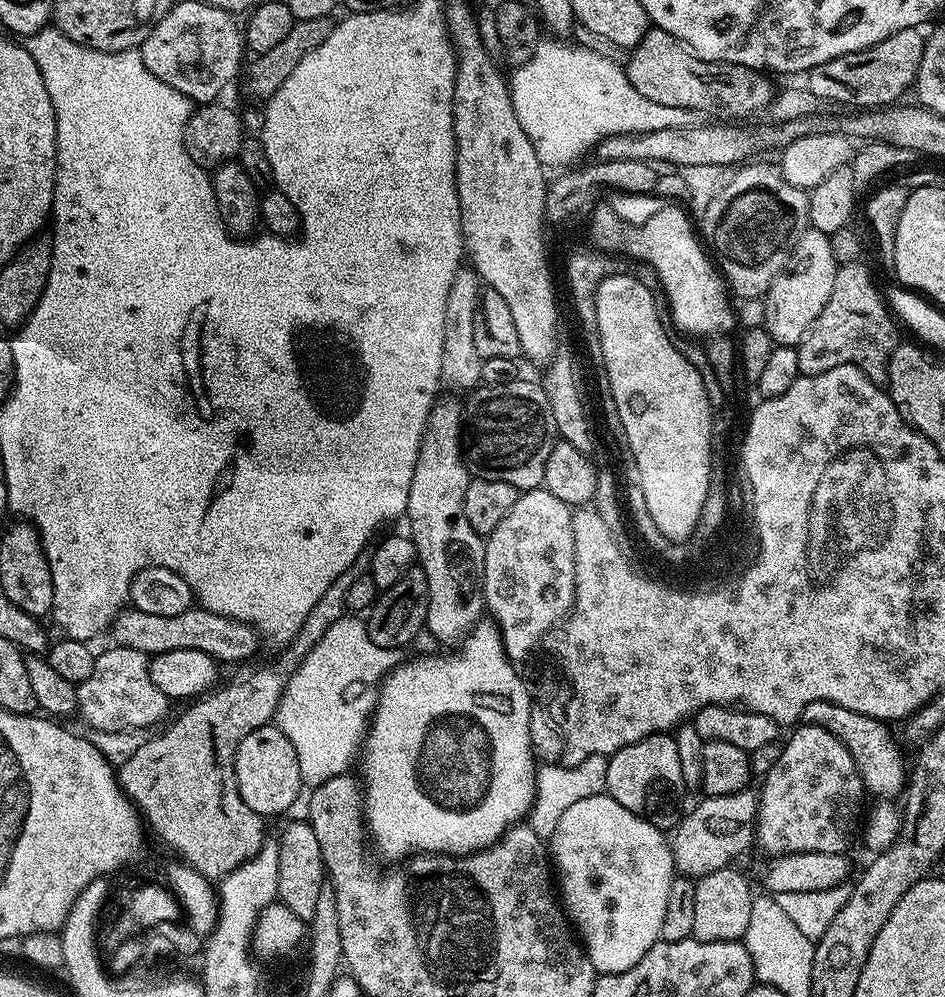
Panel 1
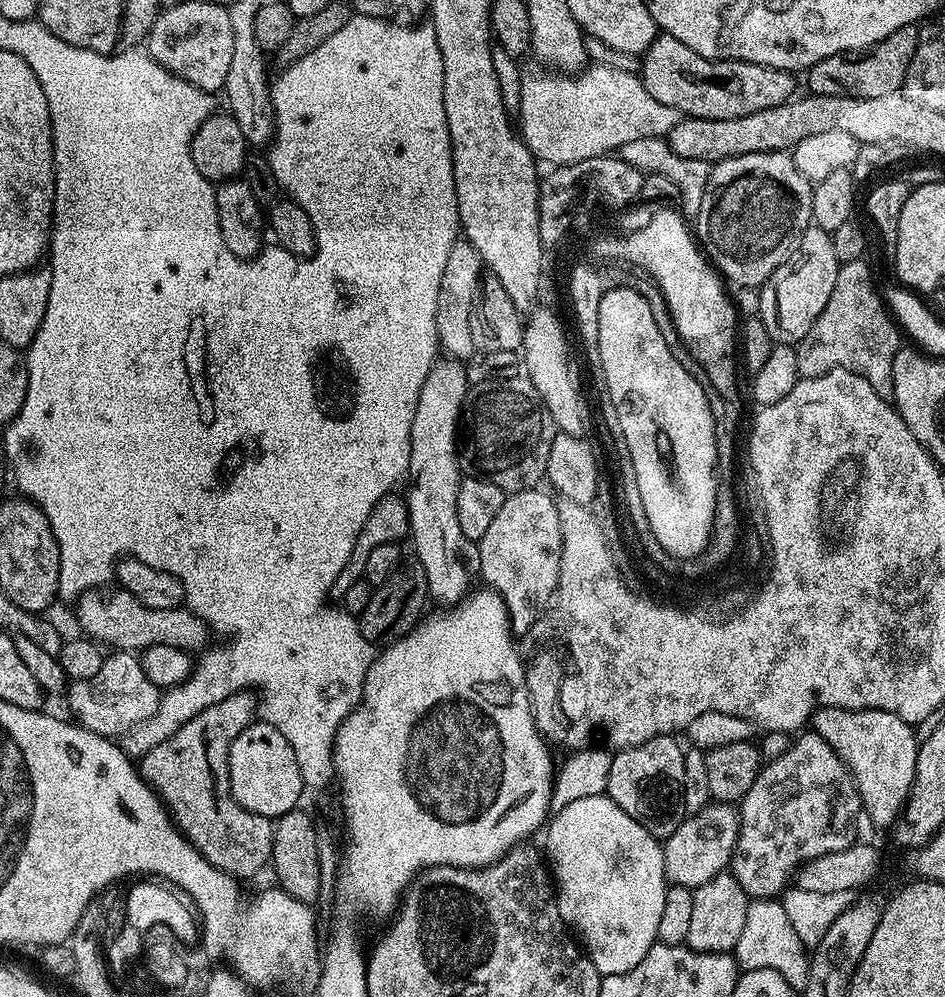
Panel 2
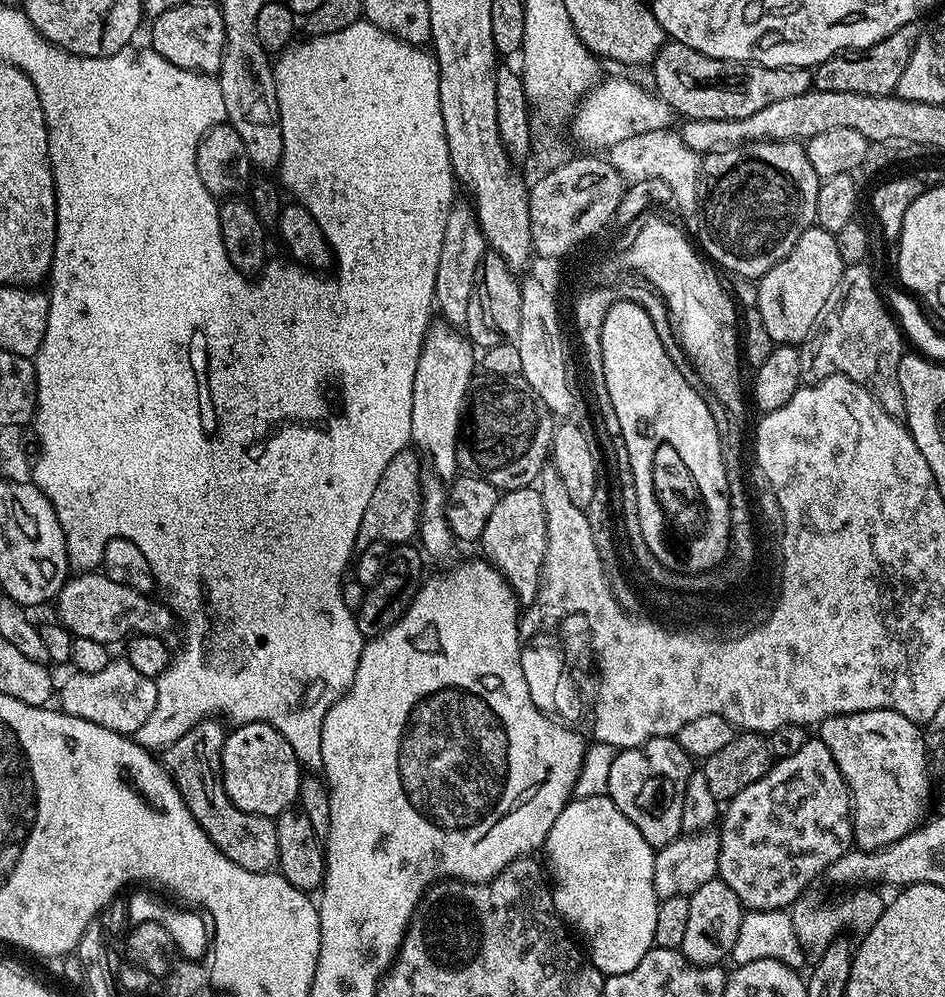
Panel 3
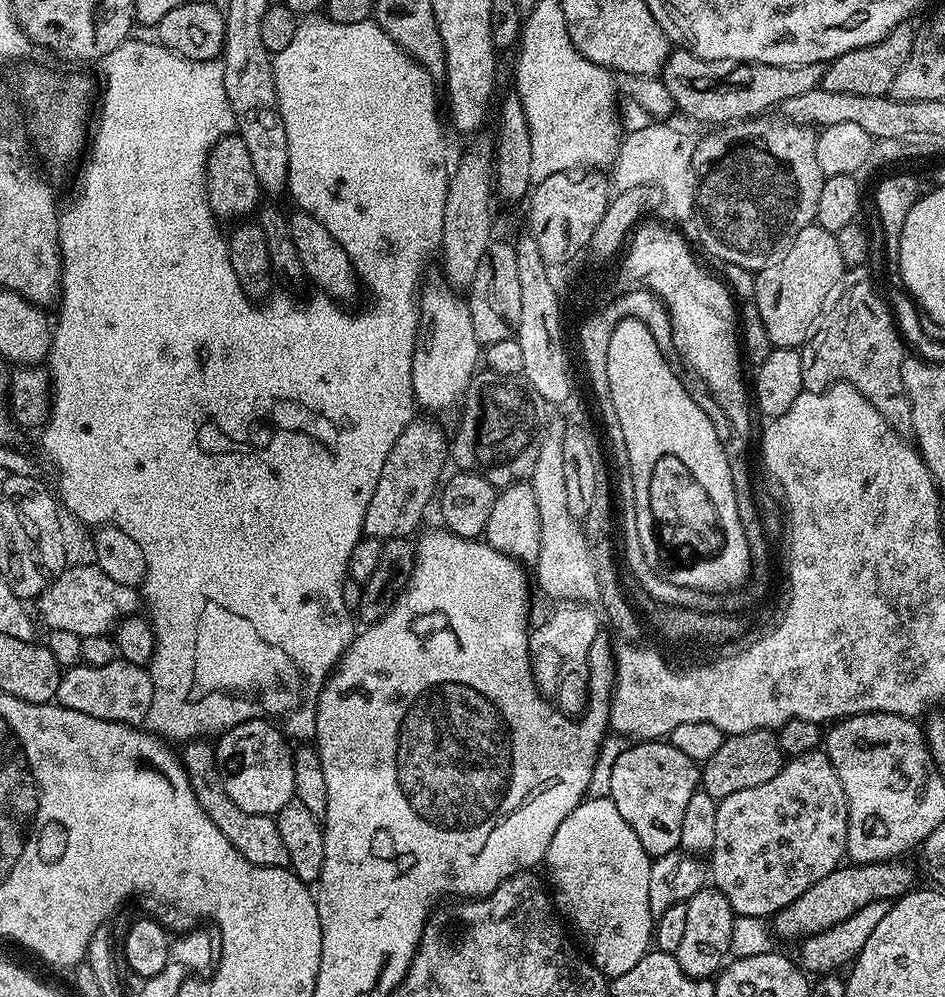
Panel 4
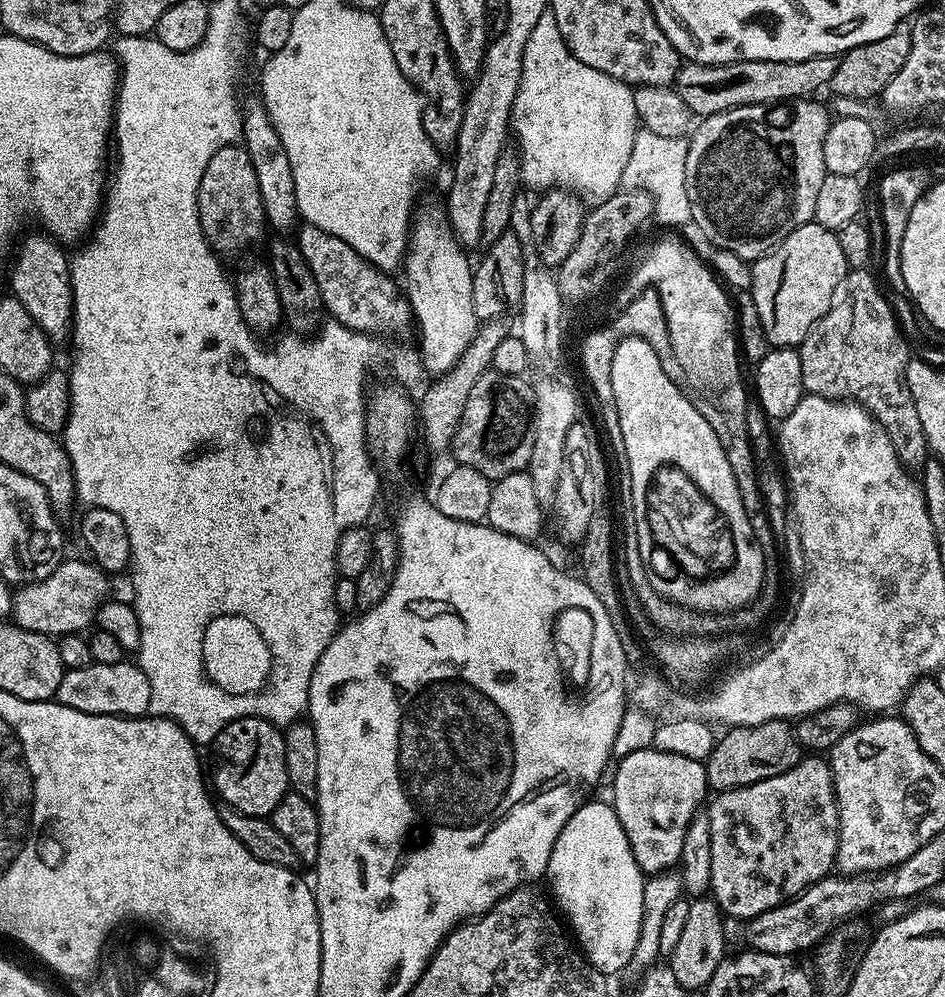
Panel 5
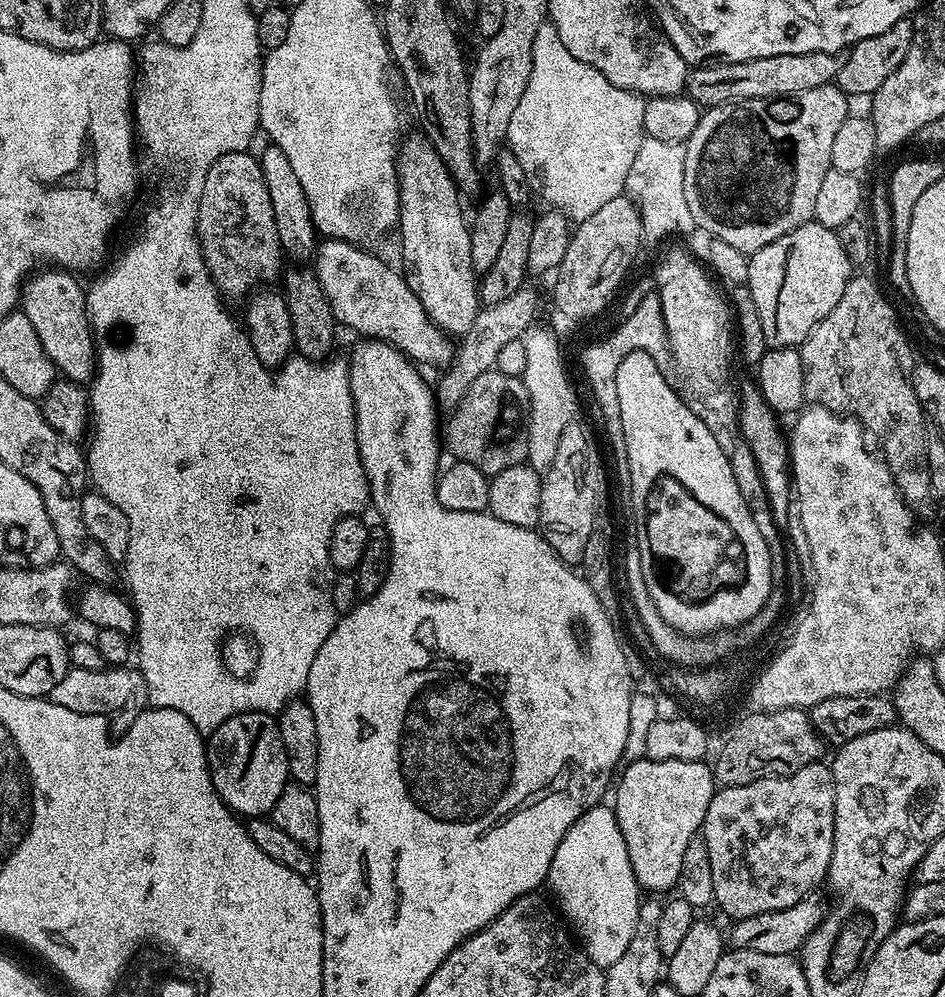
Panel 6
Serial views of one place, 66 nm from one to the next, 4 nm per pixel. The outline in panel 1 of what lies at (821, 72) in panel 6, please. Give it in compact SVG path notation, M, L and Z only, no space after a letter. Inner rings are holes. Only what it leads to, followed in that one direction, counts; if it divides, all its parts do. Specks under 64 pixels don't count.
M655 26L649 27L642 42L638 42L636 47L631 49L626 61L626 71L638 94L650 98L650 102L659 102L661 106L682 106L690 110L702 110L708 118L732 118L728 116L752 116L755 112L763 113L774 99L772 84L763 71L741 64L719 64L713 60L704 60L679 40L666 34L666 30Z

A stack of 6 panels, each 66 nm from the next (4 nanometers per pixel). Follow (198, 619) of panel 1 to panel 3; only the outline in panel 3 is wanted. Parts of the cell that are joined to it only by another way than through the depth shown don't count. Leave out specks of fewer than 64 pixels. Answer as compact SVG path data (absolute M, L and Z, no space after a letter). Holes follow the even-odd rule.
M89 570L73 575L62 586L60 595L54 601L59 623L63 624L73 637L94 638L109 646L127 641L134 636L163 637L174 625L174 613L167 603L151 600L147 592L130 590L114 582L100 570Z

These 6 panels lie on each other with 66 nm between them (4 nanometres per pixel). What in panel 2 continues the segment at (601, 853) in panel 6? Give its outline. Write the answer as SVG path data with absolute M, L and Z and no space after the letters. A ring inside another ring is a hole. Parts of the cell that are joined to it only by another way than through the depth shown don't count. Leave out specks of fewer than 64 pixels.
M607 794L578 798L578 802L570 802L559 809L547 821L543 836L546 860L554 877L556 905L564 923L578 937L601 977L634 970L634 966L638 966L652 945L657 943L662 902L666 902L670 887L664 878L664 849L661 841L652 836L646 826L630 818L630 814L619 808Z

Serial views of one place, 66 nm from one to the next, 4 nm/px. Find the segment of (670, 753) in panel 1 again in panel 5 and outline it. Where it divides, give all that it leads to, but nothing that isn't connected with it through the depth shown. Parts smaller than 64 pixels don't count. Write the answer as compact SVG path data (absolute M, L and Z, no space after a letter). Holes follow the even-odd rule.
M650 747L634 750L634 754L626 754L626 758L622 758L615 765L615 769L616 773L610 782L610 803L618 814L618 822L622 822L622 830L626 830L630 850L634 850L634 860L646 874L675 869L680 863L682 838L686 838L690 822L701 811L705 803L704 795L709 795L710 792L707 767L694 758L682 758L682 754L666 754L662 750Z

